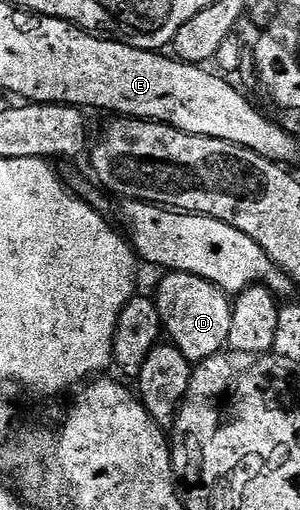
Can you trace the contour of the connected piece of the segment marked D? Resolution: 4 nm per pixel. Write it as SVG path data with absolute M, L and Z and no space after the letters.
M190 272L165 273L154 301L161 316L163 331L191 364L219 355L229 343L233 308L229 295L214 283Z

